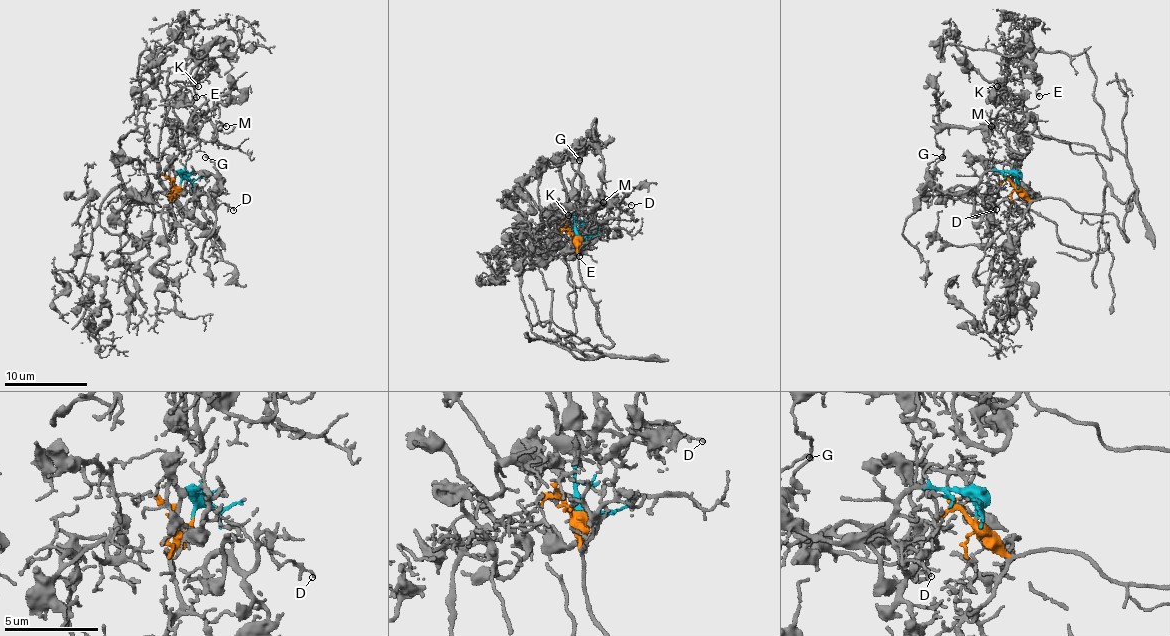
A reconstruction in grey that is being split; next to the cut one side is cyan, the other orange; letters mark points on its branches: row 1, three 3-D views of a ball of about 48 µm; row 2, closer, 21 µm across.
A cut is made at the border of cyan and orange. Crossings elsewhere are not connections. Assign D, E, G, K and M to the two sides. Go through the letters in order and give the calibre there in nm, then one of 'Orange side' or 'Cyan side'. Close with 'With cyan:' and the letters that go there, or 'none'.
D: Thickness 110 nm. Cyan side
E: Thickness 120 nm. Orange side
G: Thickness 120 nm. Cyan side
K: Thickness 130 nm. Orange side
M: Thickness 130 nm. Orange side
With cyan: D, G

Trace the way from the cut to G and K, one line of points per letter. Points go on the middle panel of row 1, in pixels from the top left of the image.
G: (578, 236), (576, 226), (592, 220), (592, 211), (599, 205), (603, 160), (590, 143), (578, 160)
K: (578, 236), (580, 282), (611, 339), (584, 350), (590, 358), (561, 344), (575, 332), (554, 241), (568, 215)

